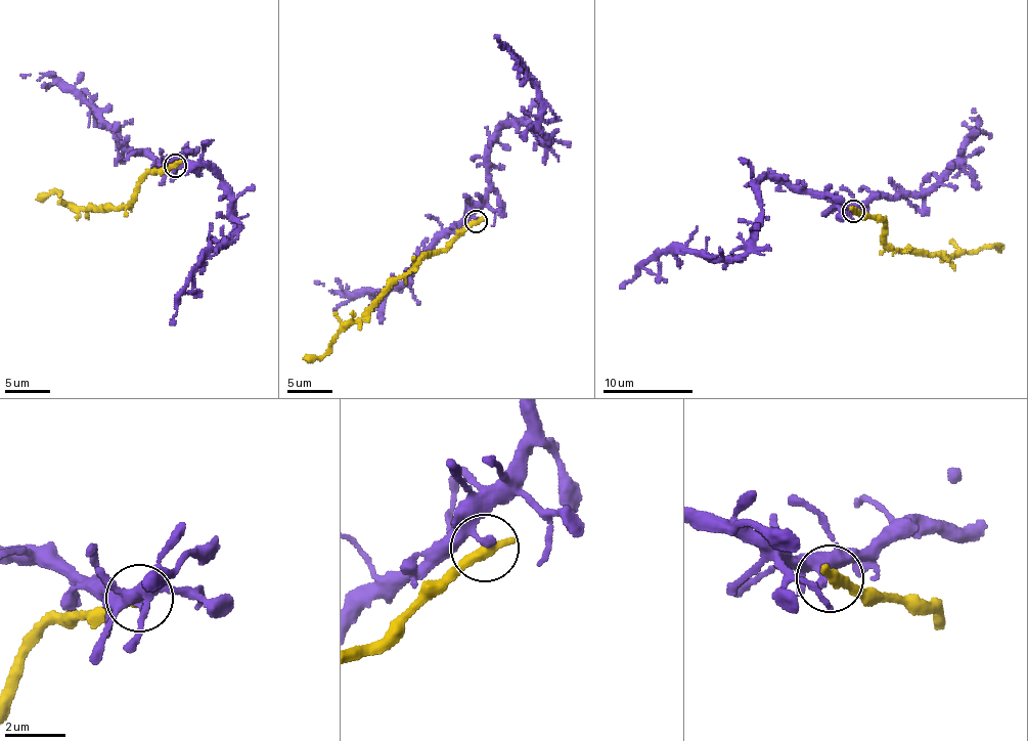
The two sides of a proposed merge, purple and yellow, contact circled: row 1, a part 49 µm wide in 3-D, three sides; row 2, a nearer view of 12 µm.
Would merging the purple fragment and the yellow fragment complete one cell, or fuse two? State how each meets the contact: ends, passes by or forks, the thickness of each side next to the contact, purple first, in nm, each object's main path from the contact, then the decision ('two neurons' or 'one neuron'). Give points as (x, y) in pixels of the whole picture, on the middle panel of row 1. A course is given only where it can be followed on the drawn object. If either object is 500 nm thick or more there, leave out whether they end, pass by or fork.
purple ends there; yellow ends there; 360 nm thick on the purple side, 440 nm on the other; purple runs (476, 219), (492, 139), (502, 127), (525, 124), (538, 142), (545, 139), (539, 82), (494, 36); yellow runs (476, 221), (401, 276), (338, 335), (324, 354), (303, 358); two neurons

